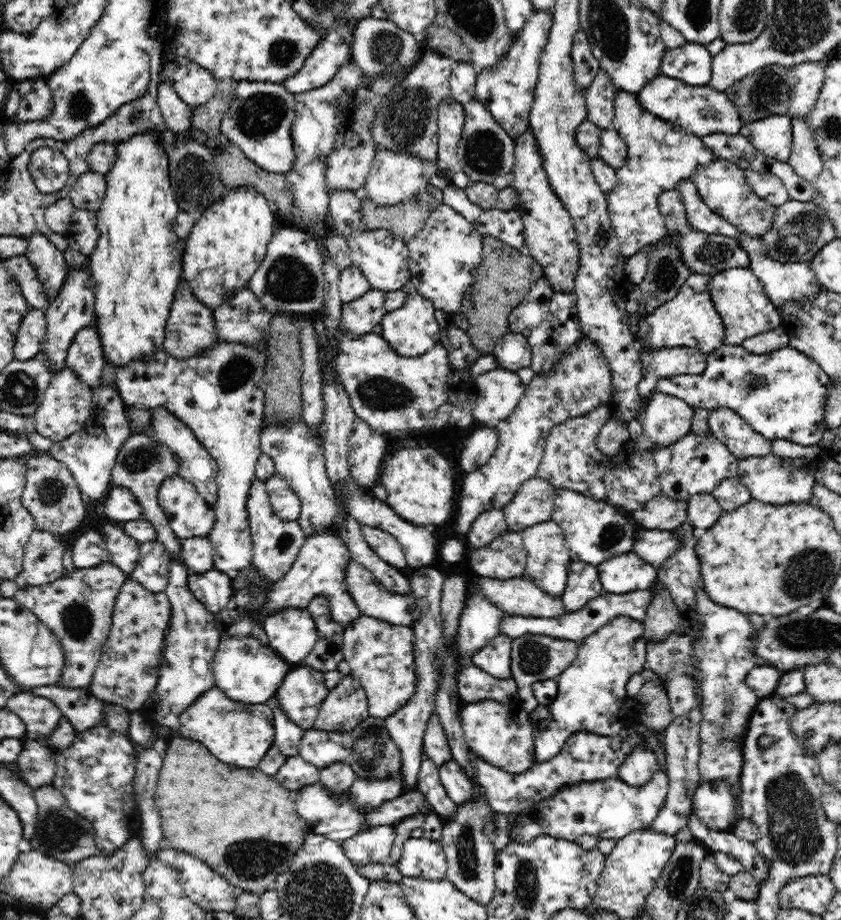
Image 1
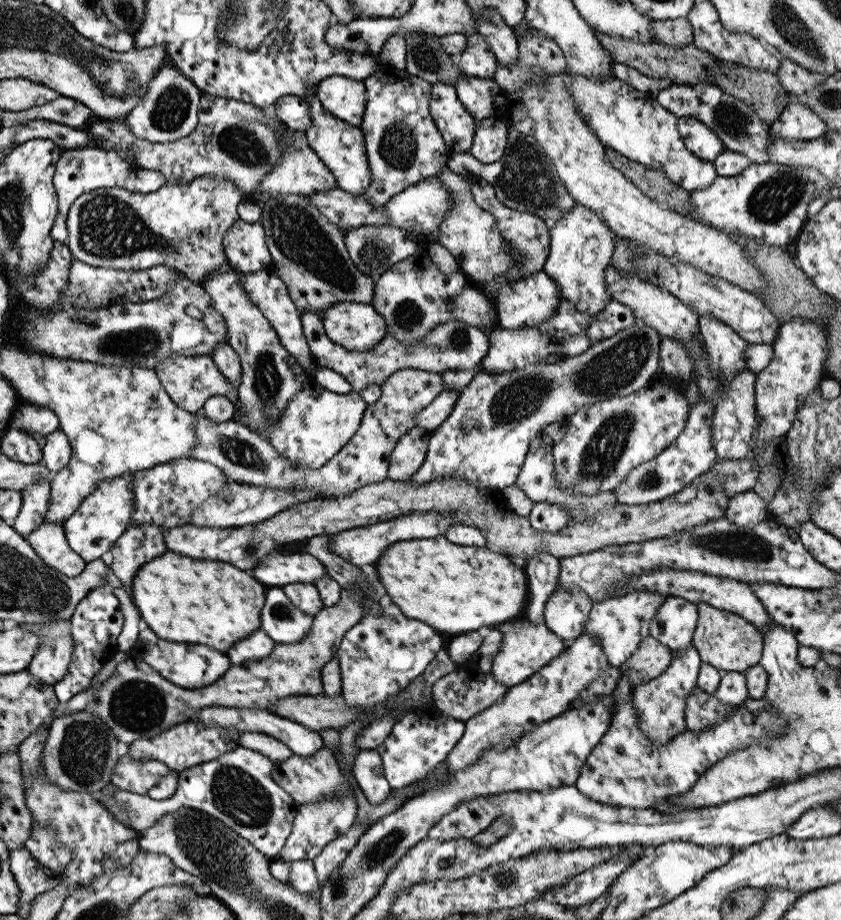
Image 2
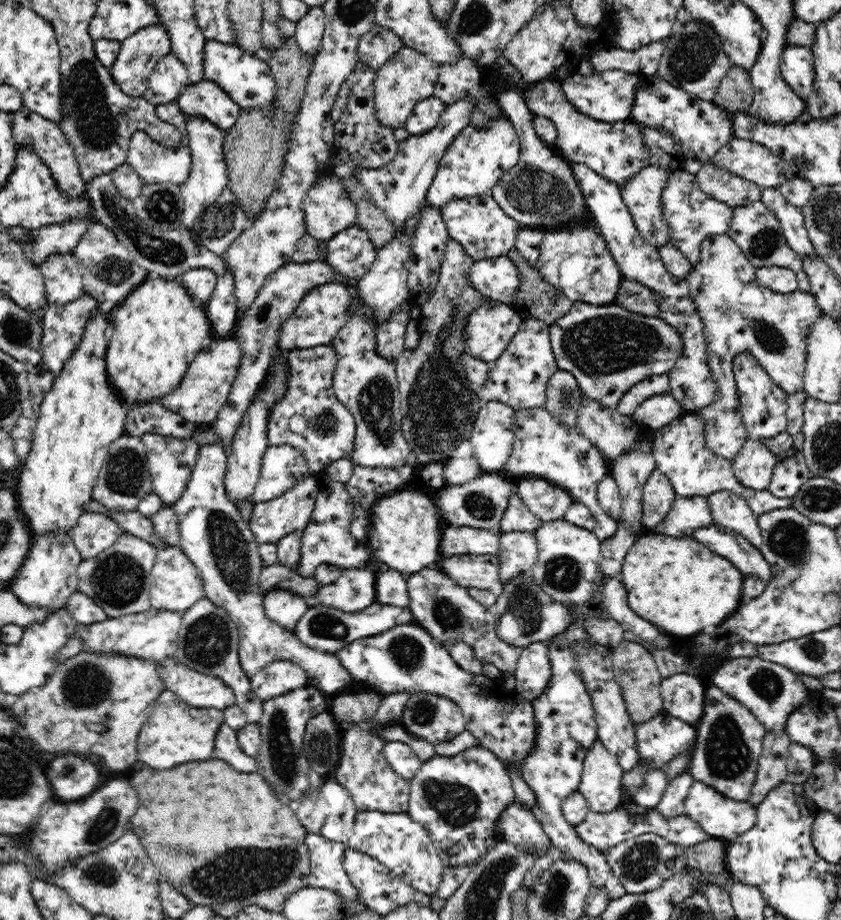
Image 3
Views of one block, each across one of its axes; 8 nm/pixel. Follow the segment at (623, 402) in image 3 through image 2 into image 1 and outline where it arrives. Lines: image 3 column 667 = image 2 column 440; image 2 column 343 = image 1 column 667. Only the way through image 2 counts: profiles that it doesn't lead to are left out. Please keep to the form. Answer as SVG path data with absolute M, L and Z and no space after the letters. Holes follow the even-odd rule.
M692 429L684 437L669 445L652 447L649 453L659 472L661 492L679 501L686 501L693 494L711 494L722 480L737 477L740 462L740 459L736 458L710 431L696 433Z

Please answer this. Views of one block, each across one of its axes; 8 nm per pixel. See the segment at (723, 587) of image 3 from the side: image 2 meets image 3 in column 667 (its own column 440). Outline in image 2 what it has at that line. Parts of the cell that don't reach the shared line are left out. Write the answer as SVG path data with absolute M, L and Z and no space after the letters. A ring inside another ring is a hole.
M444 535L389 544L373 565L379 573L381 585L385 587L386 601L401 608L401 614L407 618L421 620L436 631L447 634L471 632L483 626L507 622L521 614L527 602L527 578L523 568L511 564L509 557L492 547L454 545Z

